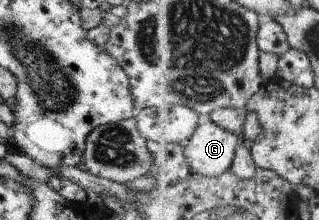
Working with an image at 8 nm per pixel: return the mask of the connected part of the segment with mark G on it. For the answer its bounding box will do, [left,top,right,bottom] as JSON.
[184,118,241,177]

